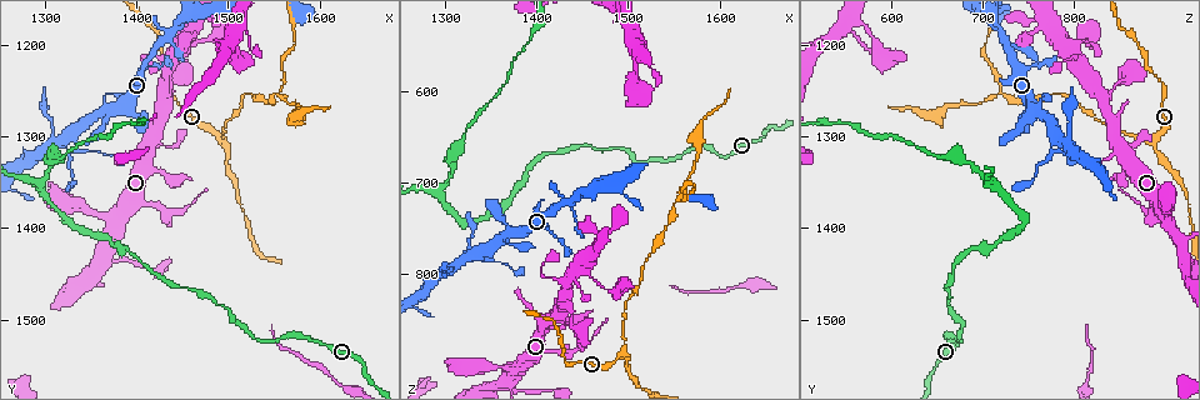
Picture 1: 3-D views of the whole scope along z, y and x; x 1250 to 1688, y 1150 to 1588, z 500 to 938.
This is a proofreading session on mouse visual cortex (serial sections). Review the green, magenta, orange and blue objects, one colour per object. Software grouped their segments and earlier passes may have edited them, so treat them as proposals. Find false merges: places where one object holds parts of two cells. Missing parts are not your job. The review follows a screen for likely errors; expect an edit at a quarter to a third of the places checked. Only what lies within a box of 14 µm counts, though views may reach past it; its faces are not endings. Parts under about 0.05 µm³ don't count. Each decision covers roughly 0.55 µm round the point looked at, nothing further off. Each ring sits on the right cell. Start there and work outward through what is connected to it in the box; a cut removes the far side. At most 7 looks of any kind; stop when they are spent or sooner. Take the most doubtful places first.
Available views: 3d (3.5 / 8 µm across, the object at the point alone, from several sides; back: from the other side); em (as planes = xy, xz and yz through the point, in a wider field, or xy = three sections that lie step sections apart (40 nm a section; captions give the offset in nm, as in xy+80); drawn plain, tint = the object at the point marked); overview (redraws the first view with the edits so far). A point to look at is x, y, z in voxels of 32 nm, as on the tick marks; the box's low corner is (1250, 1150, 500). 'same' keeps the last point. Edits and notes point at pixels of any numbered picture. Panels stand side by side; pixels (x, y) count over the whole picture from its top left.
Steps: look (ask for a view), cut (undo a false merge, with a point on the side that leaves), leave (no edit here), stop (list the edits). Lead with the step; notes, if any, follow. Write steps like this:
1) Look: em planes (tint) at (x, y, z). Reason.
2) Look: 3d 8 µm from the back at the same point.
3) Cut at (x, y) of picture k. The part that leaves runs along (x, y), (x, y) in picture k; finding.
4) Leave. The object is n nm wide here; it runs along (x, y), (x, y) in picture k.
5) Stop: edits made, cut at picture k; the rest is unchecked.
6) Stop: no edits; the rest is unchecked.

Look: 3d 8 µm at (1490, 1300, 890). A fork.

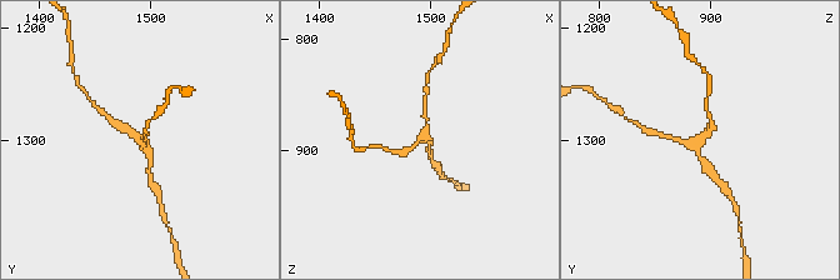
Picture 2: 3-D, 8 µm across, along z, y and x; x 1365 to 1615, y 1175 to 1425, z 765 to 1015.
Look: 3d 3.5 µm from the back at (1492, 1302, 886).

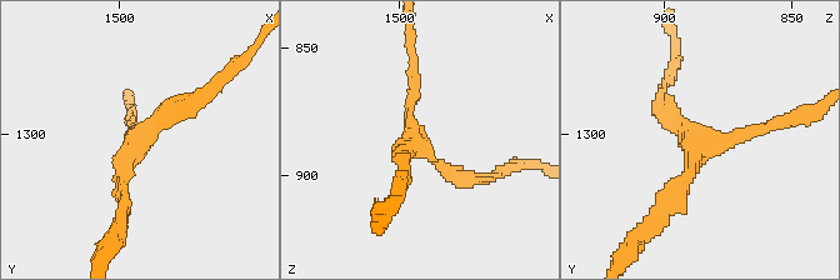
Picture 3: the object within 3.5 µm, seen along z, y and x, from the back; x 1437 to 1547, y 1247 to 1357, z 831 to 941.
Look: em xy step 2 (tint) at (1492, 1303, 889). 3 arms meet here; the arms are 150, 200, 200 nm wide.

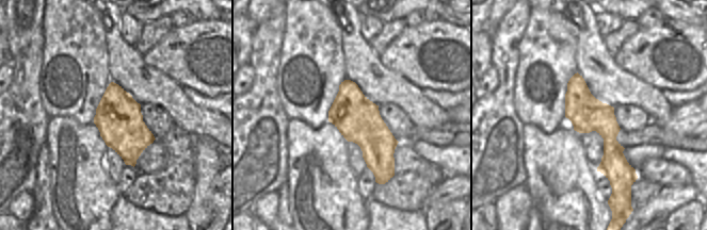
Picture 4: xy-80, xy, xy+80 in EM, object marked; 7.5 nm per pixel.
Leave. It runs along (576, 77), (609, 131), (613, 182) in picture 4; continuous, no second cell.

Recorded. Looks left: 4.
Look: 3d 8 µm at (1555, 1255, 720). Branch point.

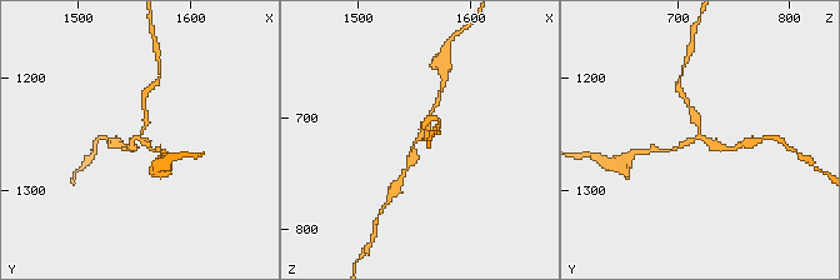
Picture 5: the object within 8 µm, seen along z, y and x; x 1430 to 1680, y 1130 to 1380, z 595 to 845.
Look: 3d 3.5 µm at (1552, 1252, 720). Closer look.

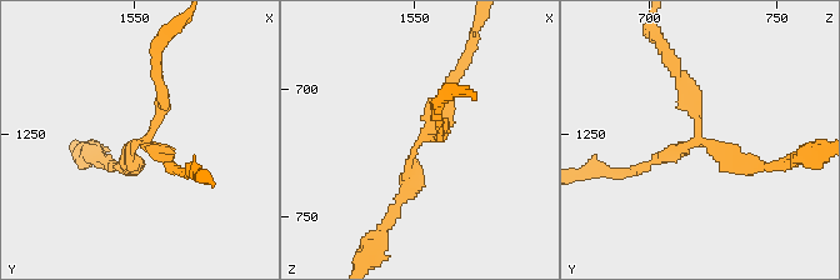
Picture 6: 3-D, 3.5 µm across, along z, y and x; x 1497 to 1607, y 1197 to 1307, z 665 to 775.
Look: em planes (tint) at (1552, 1253, 719). 3 arms meet here; the arms are 150, 150, 200 nm wide.

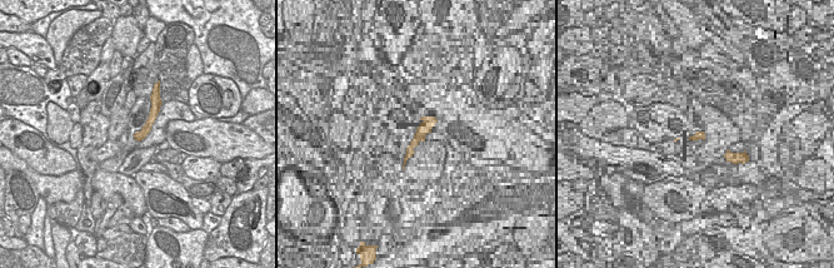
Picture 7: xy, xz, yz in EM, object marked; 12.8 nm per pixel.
Cut at (691, 93) of picture 6. The object is 130 nm wide here; the part that leaves runs along (698, 130), (695, 110), (653, 34) in picture 6; two cells meet here.

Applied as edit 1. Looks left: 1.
Stop: edits made, cut at picture 6; the rest is unchecked.

